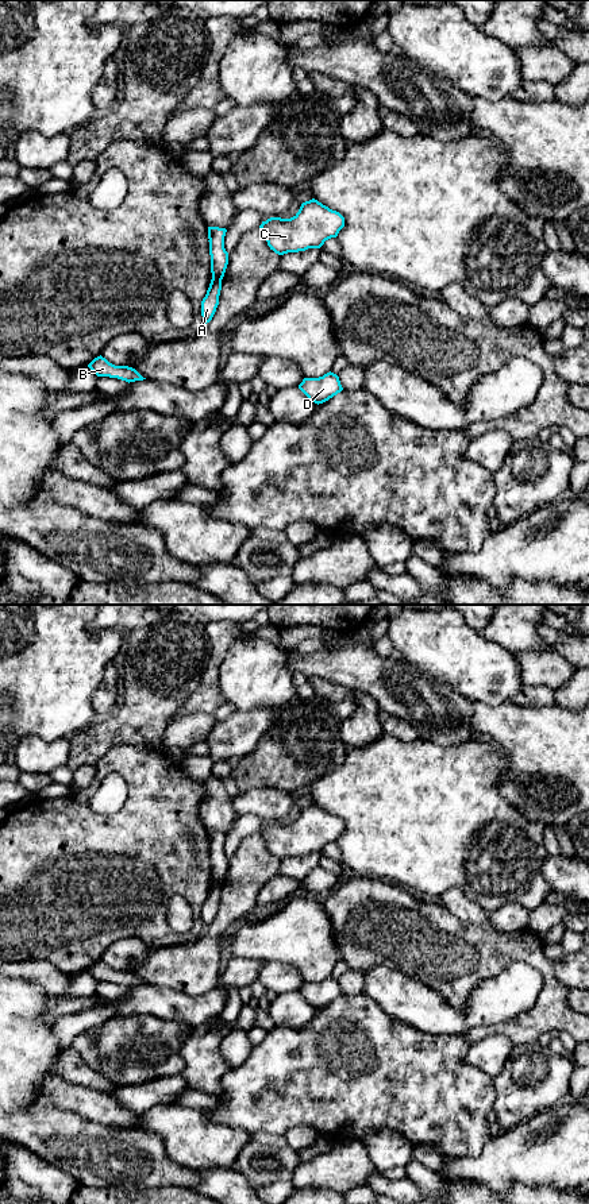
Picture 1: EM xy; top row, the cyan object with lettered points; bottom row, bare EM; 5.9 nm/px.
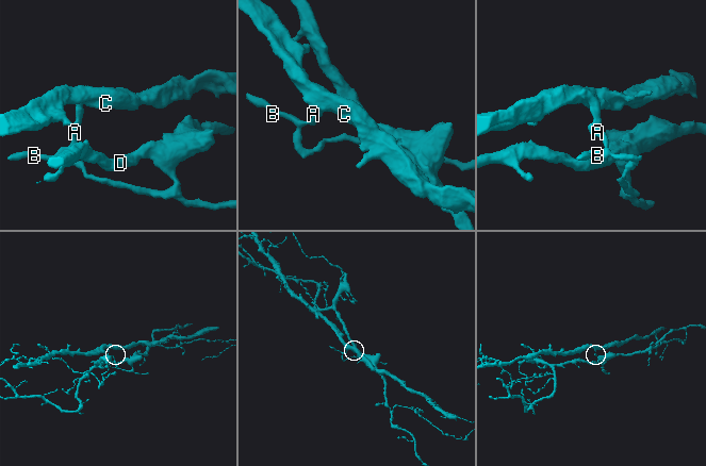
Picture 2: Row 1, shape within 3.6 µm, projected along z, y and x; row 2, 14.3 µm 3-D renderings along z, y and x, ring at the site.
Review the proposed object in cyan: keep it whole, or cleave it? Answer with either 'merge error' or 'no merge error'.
merge error

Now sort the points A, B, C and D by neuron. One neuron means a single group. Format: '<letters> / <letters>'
A B D / C

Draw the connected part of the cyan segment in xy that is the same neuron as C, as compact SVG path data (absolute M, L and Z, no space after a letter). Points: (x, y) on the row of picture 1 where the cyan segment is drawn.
M315 198L303 202L290 219L270 217L259 225L267 246L278 255L320 248L343 227L344 217Z

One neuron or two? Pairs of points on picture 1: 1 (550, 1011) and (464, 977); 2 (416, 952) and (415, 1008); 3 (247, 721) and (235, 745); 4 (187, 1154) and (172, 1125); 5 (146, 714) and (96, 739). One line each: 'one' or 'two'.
1: one
2: two
3: one
4: one
5: one

